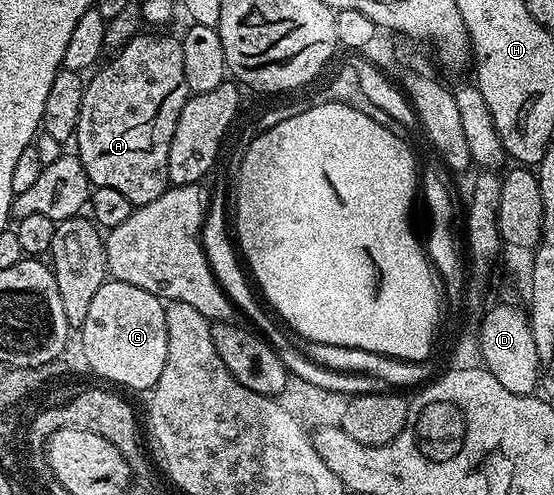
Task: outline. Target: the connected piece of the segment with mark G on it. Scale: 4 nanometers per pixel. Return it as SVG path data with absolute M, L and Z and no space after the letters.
M114 279L104 281L93 297L89 313L81 328L83 335L83 357L87 365L99 377L104 377L112 386L124 385L127 389L143 389L150 391L161 379L161 371L167 362L167 332L165 331L165 311L167 305L157 295L145 291L141 287L133 287L133 283L121 283Z

